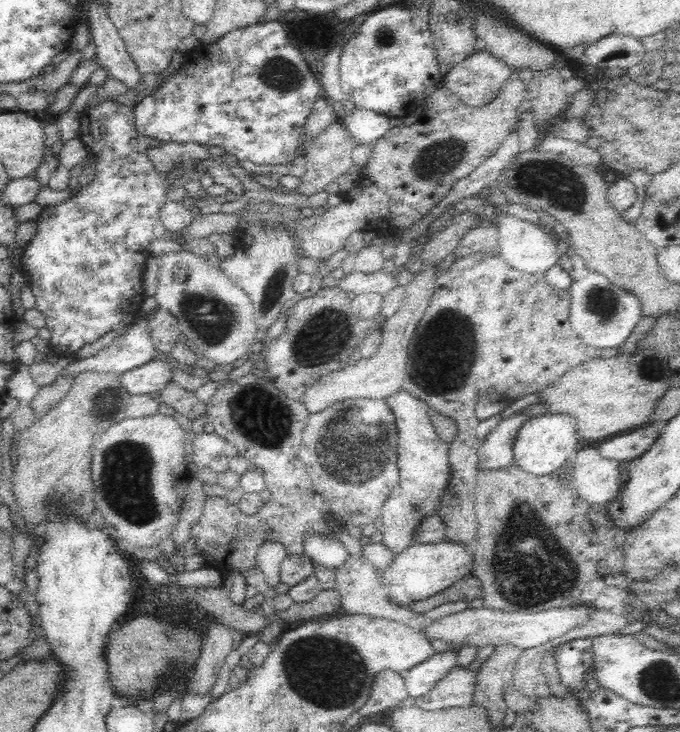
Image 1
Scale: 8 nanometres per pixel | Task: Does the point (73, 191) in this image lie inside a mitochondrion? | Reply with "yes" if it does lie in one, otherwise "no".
no

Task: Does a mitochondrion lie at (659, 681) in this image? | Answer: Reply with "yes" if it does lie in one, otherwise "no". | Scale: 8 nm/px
yes

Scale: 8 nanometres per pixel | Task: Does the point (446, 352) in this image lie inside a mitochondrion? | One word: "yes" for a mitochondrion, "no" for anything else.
yes

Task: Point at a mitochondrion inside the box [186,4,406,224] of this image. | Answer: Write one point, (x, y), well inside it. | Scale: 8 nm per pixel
(282, 75)

